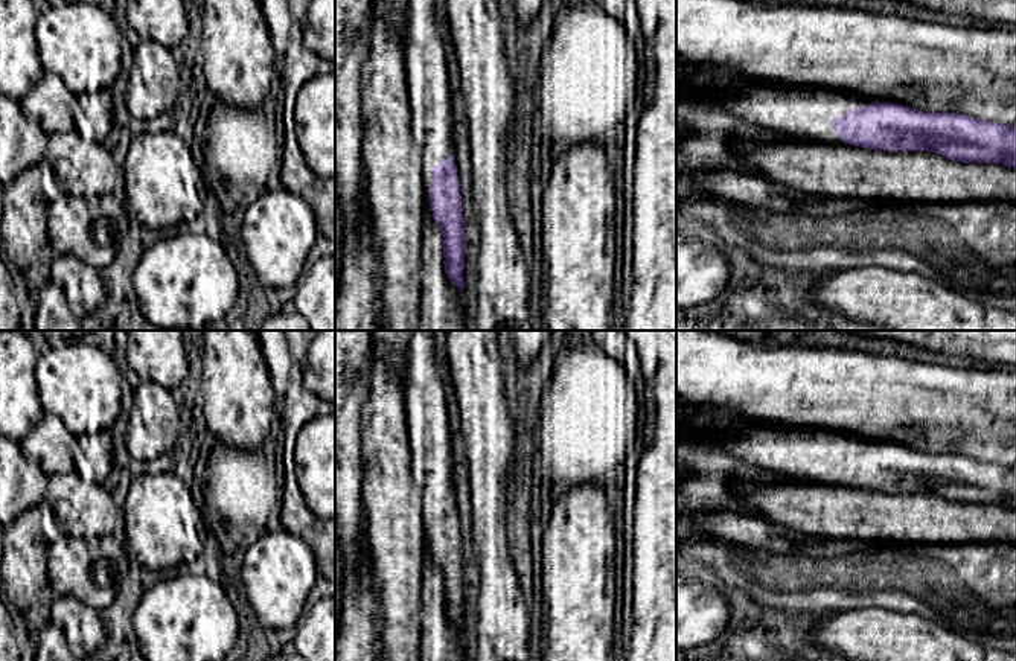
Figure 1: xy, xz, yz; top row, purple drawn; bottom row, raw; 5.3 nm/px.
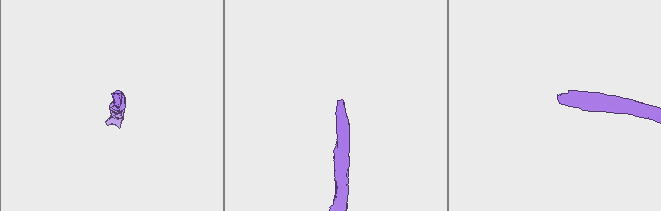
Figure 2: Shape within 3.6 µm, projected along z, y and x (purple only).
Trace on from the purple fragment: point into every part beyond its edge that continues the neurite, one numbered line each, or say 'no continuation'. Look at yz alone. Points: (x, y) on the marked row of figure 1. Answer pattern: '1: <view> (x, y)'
1: yz (806, 114)

